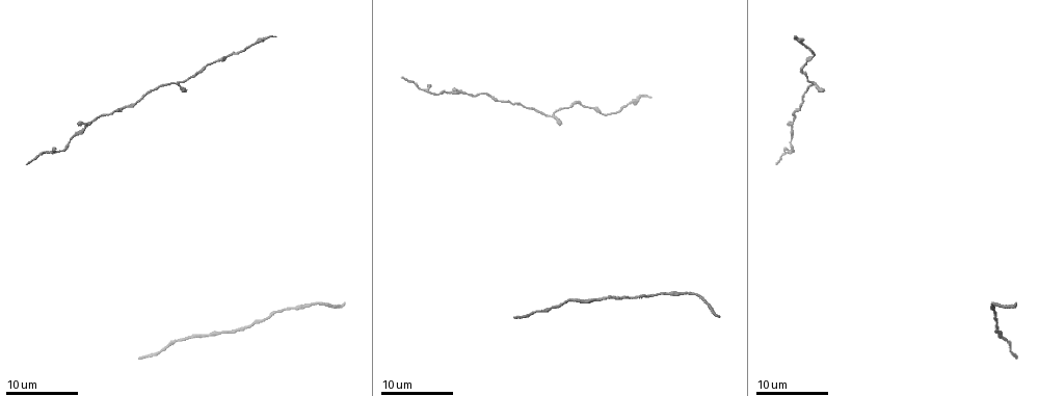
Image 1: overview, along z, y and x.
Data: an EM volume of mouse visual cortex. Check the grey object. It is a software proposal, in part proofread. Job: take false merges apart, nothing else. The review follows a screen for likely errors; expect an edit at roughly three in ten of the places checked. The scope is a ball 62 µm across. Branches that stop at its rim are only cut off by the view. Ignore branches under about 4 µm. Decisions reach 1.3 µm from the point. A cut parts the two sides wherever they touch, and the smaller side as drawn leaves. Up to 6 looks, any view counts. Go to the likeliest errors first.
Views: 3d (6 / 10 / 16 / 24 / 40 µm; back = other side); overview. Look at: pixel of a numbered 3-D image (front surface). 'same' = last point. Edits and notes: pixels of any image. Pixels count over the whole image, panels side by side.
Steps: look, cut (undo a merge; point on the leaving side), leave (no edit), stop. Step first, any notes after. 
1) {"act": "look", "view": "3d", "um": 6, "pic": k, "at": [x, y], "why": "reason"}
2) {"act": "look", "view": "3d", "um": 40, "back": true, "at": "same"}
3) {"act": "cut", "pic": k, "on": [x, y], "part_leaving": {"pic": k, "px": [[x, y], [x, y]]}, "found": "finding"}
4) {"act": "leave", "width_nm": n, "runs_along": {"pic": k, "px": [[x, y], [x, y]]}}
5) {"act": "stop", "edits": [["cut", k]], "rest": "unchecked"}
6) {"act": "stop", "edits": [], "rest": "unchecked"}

{"act": "look", "view": "3d", "um": 6, "pic": 1, "at": [173, 82], "why": "a fork"}

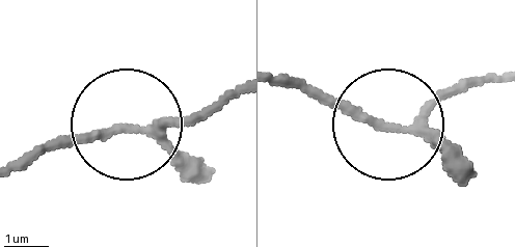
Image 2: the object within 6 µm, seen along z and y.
{"act": "look", "view": "3d", "um": 6, "back": true, "pic": 2, "at": [141, 130]}

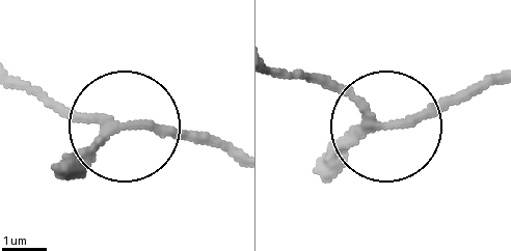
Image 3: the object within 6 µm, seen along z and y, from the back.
{"act": "leave", "runs_along": {"pic": 3, "px": [[324, 170], [380, 129], [302, 73]]}, "found": "continuous, no second neuron"}

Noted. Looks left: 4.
{"act": "look", "view": "3d", "um": 6, "pic": 1, "at": [465, 94], "why": "calibre changes"}

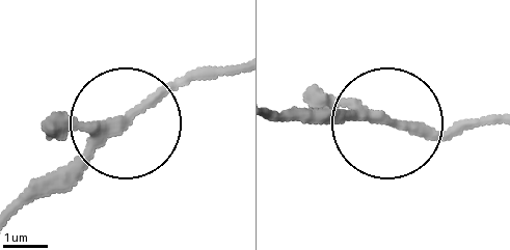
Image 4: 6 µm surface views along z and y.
{"act": "leave", "arms": 3, "runs_along": {"pic": 4, "px": [[497, 119], [407, 131], [288, 119]]}, "found": "continuous, no second neuron"}

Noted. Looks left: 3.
{"act": "look", "view": "3d", "um": 6, "pic": 1, "at": [553, 309], "why": "a narrow waist"}

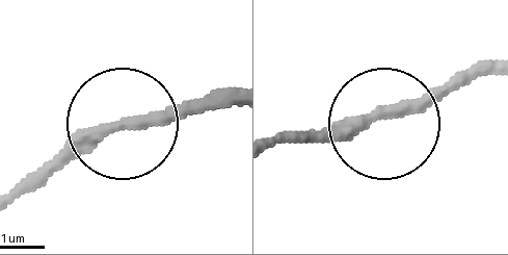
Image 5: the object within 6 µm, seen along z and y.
{"act": "leave", "width_nm": 260, "found": "all the same neuron"}

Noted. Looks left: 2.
{"act": "stop", "edits": [], "rest": "unchecked"}

